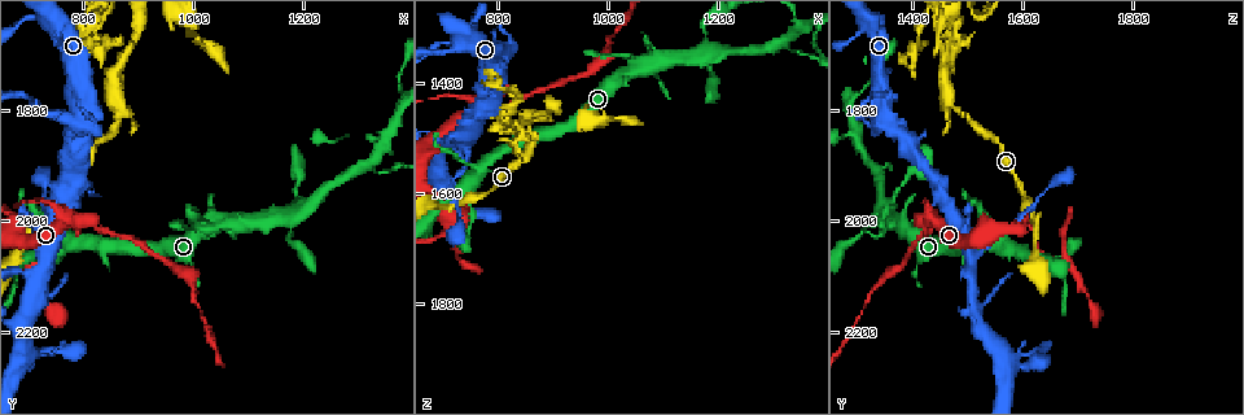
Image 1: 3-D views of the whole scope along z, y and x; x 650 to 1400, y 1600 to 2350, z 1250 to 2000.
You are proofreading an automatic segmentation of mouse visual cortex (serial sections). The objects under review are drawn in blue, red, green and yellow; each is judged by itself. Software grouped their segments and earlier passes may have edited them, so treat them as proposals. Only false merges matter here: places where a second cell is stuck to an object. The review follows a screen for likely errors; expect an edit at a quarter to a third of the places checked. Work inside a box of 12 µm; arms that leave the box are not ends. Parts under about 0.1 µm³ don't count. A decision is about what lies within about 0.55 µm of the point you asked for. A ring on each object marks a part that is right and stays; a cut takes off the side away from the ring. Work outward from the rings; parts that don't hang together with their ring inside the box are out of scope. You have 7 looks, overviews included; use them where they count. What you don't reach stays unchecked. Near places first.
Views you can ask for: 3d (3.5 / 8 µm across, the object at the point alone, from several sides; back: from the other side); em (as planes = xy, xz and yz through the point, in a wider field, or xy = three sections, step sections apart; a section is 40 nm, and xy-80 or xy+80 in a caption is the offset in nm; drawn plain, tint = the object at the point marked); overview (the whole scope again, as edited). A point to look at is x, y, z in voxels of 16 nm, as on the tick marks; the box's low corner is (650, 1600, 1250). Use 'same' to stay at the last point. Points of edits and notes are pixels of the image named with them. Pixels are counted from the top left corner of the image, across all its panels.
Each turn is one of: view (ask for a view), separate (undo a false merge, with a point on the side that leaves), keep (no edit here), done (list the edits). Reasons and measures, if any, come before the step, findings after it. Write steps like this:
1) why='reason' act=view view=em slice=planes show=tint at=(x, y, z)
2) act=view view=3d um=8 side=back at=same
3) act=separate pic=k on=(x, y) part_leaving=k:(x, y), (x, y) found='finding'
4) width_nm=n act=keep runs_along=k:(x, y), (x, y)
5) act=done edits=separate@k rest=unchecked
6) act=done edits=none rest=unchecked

why='two arms in line, one across' act=view view=3d um=8 at=(780, 2000, 1440)

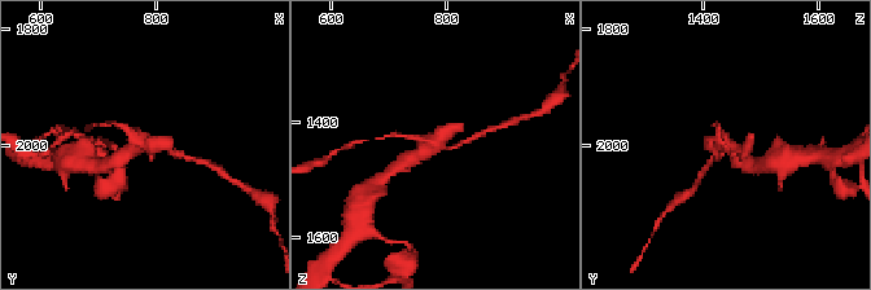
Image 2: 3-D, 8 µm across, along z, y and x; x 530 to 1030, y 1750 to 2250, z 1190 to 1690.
why='now the EM' act=view view=em slice=planes show=tint at=(785, 1995, 1440)

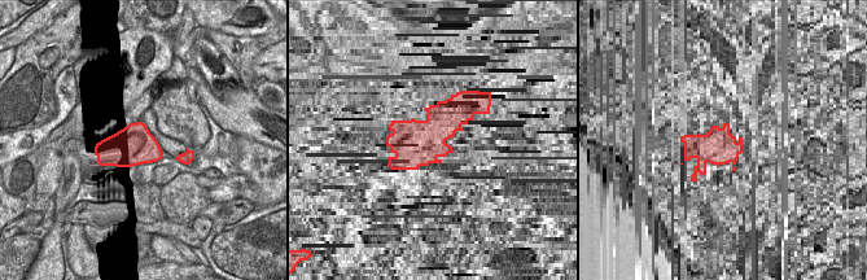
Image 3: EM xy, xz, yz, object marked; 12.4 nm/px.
width_nm=480 act=separate pic=2 on=(178, 154) part_leaving=2:(441, 146), (452, 148), (487, 131) found='two cells meet here'

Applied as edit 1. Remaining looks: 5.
why='thin neck' act=view view=3d um=3.5 side=back at=(860, 1795, 1475)

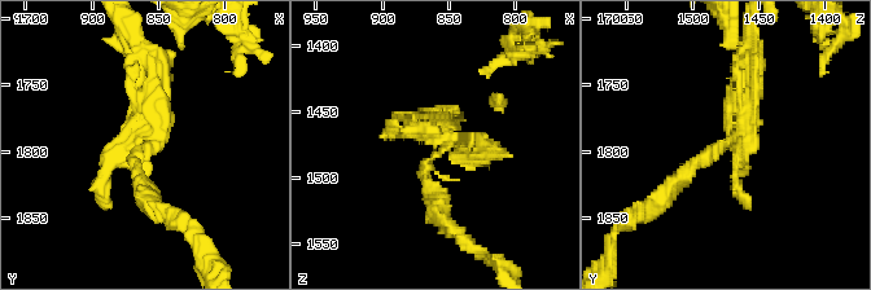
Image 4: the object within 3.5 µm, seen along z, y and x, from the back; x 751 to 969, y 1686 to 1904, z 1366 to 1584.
act=view view=em slice=xy step=3 show=tint at=(858, 1798, 1482)

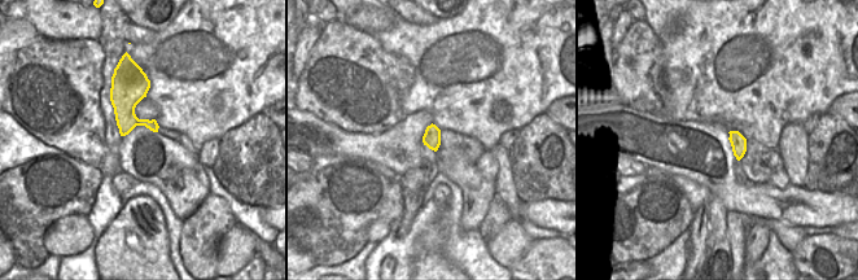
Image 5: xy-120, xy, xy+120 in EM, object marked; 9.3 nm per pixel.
width_nm=170 act=separate pic=4 on=(103, 175) part_leaving=4:(147, 146), (147, 55), (135, 43) found='two cells meet here'

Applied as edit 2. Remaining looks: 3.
act=done edits=separate@2,separate@4 rest=unchecked

